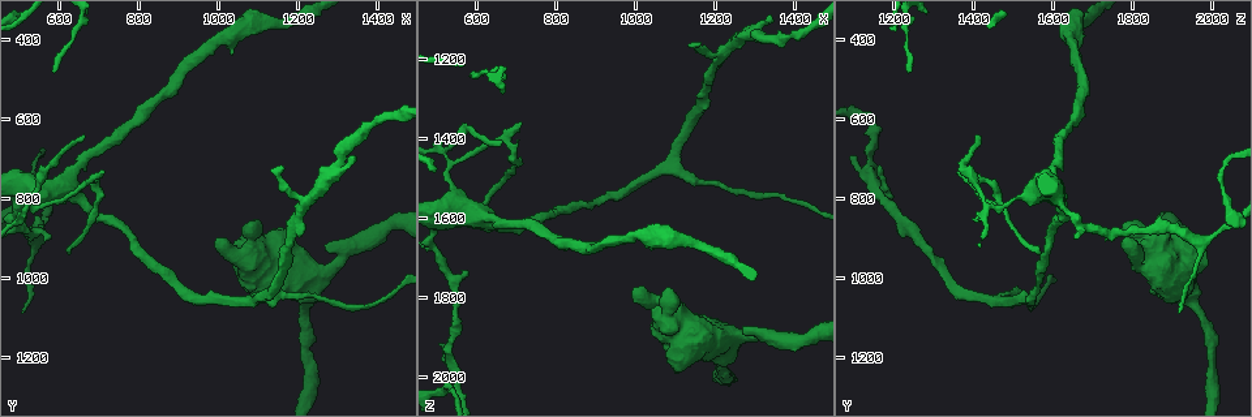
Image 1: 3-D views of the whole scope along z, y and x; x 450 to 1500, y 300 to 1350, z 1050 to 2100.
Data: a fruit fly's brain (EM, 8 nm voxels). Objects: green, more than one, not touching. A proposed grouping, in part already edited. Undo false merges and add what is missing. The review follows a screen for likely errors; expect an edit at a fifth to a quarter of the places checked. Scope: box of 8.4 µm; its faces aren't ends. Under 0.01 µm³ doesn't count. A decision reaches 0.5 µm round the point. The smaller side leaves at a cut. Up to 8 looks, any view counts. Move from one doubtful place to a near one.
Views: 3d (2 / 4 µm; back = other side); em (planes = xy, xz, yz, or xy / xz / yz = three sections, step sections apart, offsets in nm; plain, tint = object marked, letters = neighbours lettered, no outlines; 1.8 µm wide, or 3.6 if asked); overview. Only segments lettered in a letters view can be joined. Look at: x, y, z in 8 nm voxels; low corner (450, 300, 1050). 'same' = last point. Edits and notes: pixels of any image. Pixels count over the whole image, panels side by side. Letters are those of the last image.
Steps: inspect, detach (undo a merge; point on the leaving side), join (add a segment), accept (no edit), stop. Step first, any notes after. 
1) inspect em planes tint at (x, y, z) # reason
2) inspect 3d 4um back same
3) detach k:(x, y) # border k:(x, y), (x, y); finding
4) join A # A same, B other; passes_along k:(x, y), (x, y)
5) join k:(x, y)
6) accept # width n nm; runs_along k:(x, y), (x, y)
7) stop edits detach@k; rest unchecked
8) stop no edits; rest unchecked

inspect em planes plain at (530, 830, 1475) # sharp bend

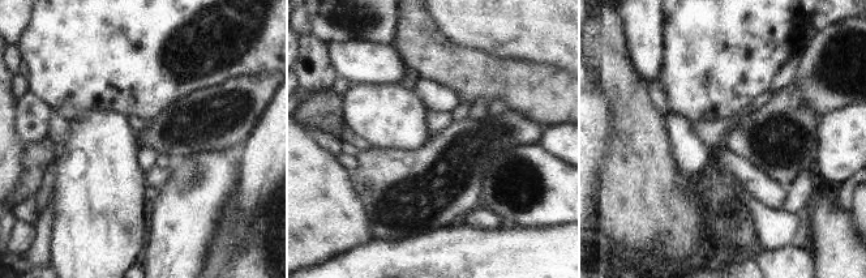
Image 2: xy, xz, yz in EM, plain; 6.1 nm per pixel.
inspect em planes letters same # see the neighbours

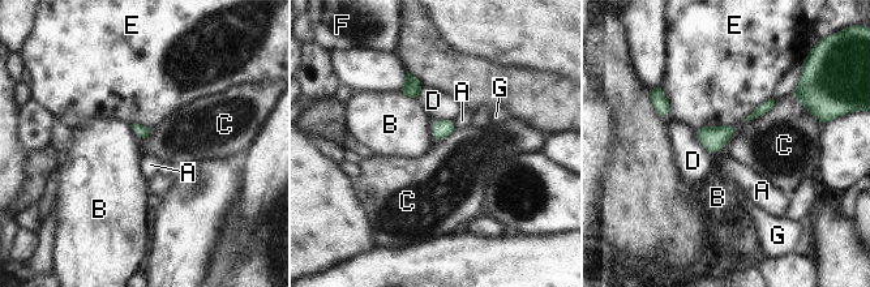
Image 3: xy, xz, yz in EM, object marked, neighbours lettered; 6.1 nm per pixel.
accept # A other, B other, C other, D other, E other, F other, G other; border 3:(779, 99), (771, 110), (744, 121); one cell here

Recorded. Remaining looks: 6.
inspect 3d 2um at (1080, 865, 1775) # thick end

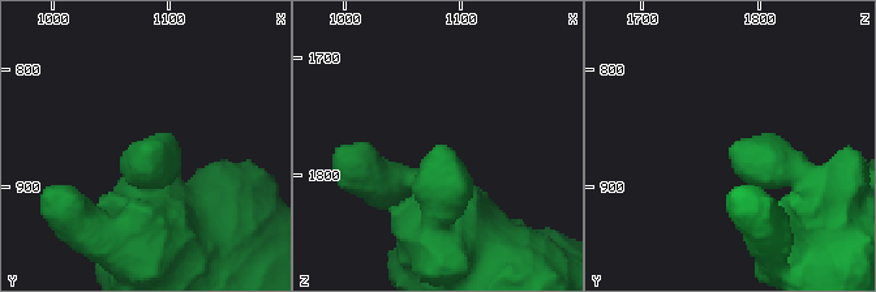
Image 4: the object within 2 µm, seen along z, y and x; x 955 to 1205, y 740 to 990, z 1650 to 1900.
inspect em planes letters at (1082, 866, 1774)

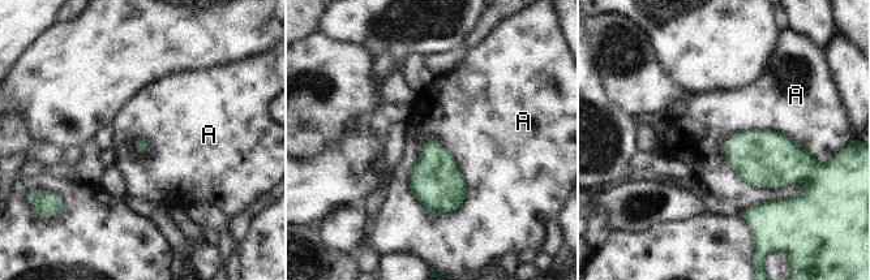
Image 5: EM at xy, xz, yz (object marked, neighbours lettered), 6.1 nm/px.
accept # A other; border 5:(428, 141), (466, 185), (451, 212); no lettered segment goes on from it

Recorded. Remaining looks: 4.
inspect em planes letters at (1060, 1065, 1480) # branch point

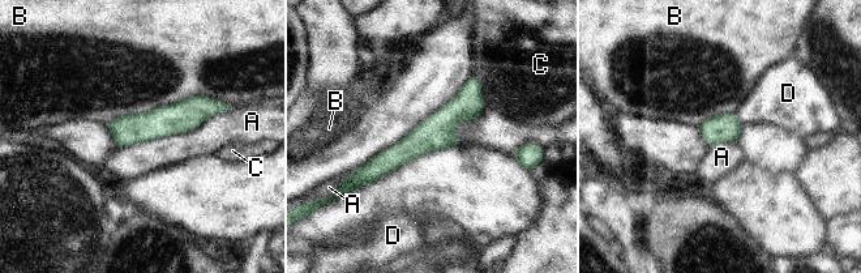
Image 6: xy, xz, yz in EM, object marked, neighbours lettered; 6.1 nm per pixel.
accept # A other, B other, C other, D other; border 6:(226, 109), (188, 131), (119, 148); continuous, no second cell

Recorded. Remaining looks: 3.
stop no edits; rest unchecked

